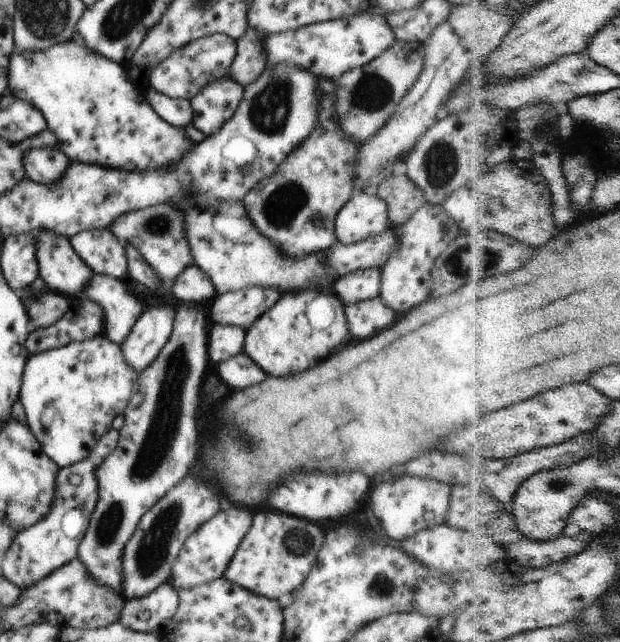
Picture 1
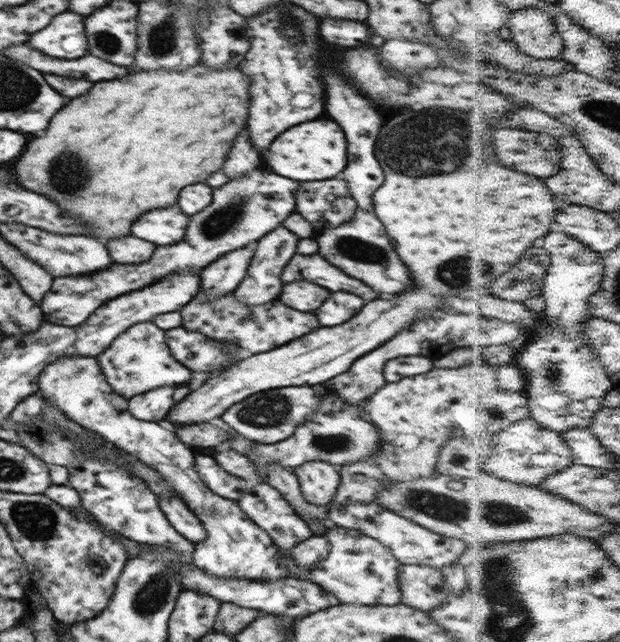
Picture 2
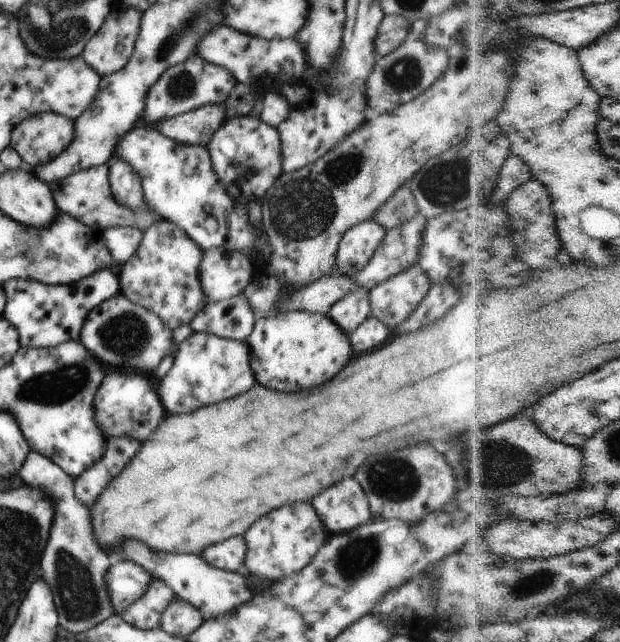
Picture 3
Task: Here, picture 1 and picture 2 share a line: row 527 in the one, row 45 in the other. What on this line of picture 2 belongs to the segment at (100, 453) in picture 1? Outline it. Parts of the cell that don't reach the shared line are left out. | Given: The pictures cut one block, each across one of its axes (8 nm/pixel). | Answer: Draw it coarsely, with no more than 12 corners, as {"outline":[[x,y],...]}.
{"outline":[[58,14],[30,44],[54,58],[86,56],[84,15]]}

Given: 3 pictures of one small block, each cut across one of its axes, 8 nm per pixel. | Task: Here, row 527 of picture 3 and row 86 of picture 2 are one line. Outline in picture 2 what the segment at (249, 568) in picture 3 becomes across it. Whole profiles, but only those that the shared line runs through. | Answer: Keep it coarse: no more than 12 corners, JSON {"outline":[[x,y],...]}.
{"outline":[[316,16],[248,20],[250,142],[324,114]]}

